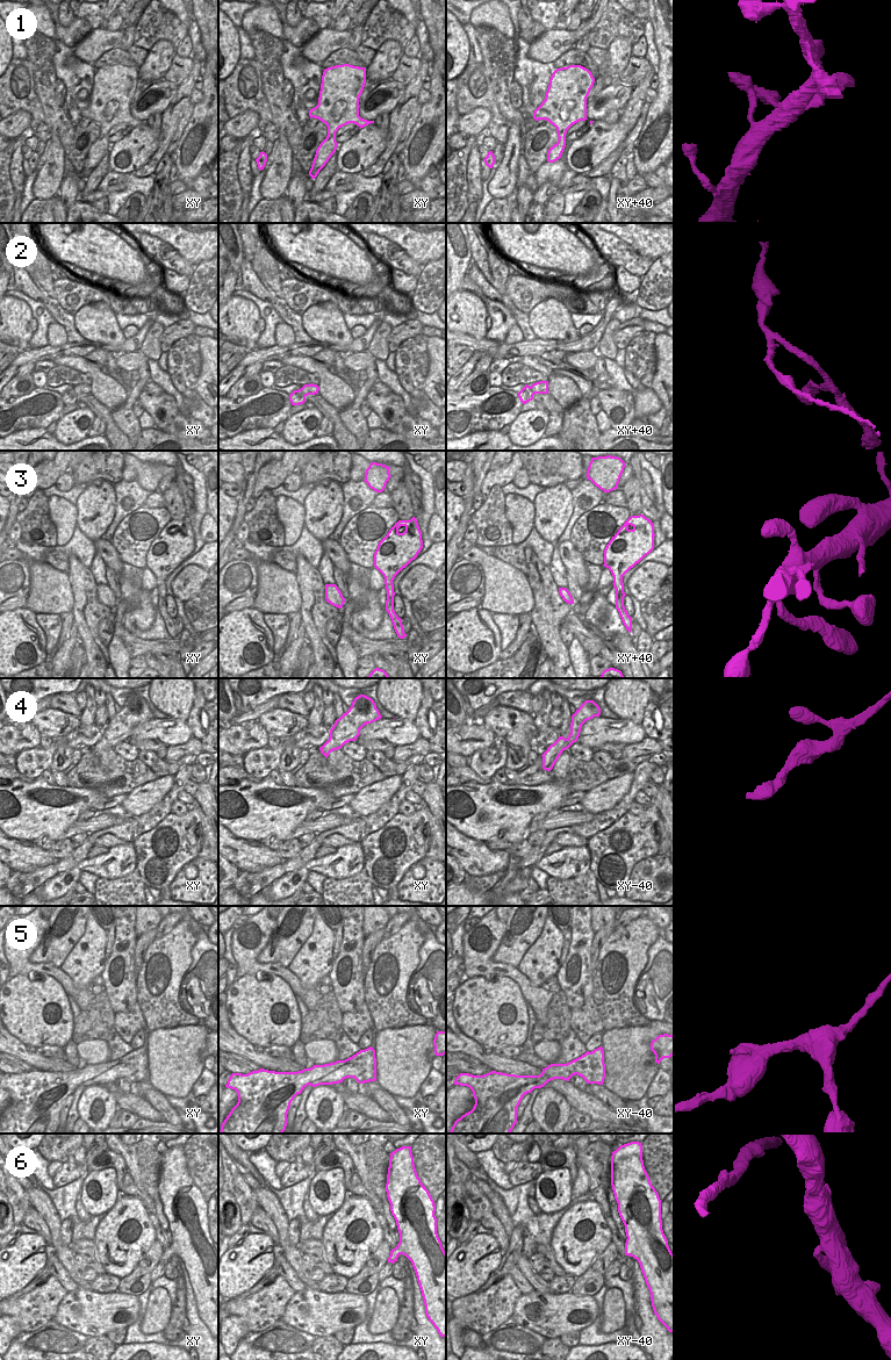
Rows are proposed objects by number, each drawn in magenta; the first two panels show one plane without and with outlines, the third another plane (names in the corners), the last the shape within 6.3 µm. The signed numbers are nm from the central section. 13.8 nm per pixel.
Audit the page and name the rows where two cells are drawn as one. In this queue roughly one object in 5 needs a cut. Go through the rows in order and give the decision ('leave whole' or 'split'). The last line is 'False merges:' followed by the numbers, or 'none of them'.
1: leave whole
2: split
3: leave whole
4: leave whole
5: leave whole
6: leave whole
False merges: 2

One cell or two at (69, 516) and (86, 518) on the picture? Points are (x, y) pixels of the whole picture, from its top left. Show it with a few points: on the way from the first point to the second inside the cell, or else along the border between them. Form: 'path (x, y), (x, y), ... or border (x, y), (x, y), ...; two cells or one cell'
border (74, 505), (77, 524); two cells

